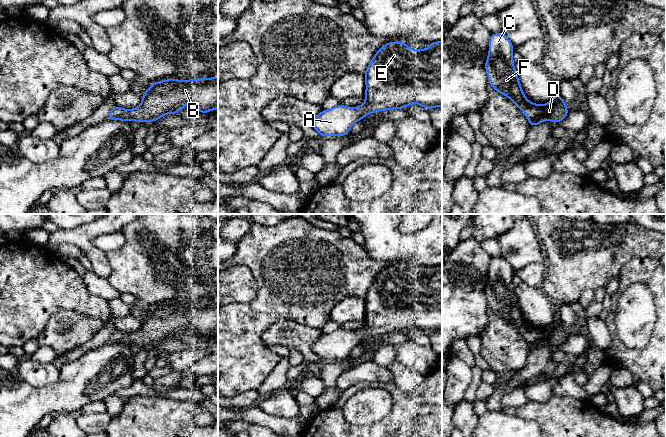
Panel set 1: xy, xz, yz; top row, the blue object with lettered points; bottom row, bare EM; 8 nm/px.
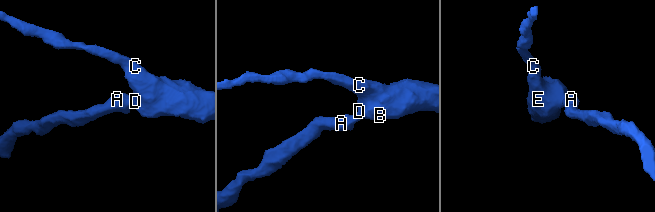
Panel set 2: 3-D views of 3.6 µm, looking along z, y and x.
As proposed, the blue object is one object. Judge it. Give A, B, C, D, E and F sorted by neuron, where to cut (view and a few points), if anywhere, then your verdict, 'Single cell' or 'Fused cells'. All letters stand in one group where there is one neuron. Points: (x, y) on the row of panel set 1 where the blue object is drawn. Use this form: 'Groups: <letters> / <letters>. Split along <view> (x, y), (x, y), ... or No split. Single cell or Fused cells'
Groups: A B C D E F. No split. Single cell

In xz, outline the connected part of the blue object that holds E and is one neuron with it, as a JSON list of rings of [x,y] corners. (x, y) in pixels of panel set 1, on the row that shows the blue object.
[[[442,41],[429,43],[428,49],[411,49],[406,42],[388,42],[374,55],[365,73],[365,102],[358,107],[346,107],[342,103],[321,111],[313,120],[313,128],[322,136],[346,136],[351,126],[371,113],[384,110],[404,109],[410,104],[419,104],[431,110],[442,107]]]

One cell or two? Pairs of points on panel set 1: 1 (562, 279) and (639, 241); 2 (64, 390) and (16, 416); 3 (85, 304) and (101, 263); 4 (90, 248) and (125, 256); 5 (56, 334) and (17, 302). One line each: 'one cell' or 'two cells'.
1: one cell
2: one cell
3: two cells
4: two cells
5: two cells

